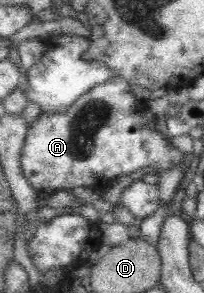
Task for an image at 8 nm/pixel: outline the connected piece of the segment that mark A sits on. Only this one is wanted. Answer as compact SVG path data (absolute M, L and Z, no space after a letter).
M116 74L81 95L64 112L40 114L27 128L21 151L21 171L32 189L39 194L88 187L100 193L102 185L140 167L150 165L160 174L178 166L184 153L158 133L154 116L138 114L140 107L142 100L136 99L126 79Z

